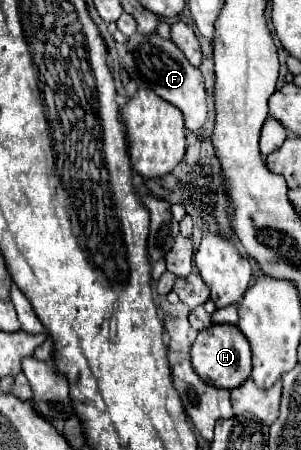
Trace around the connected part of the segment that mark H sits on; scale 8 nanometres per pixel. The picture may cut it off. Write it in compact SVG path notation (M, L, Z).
M213 324L199 332L197 340L191 348L191 362L195 372L201 376L201 380L217 386L217 388L237 388L241 382L245 382L251 374L251 350L249 342L245 340L243 332L233 324Z

